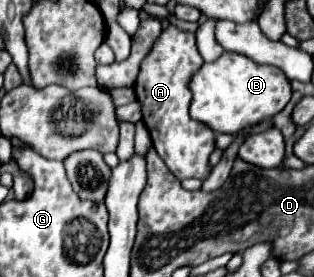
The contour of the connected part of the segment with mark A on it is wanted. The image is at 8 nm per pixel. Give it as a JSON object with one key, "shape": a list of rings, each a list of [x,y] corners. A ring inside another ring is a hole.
{"shape":[[[170,24],[166,30],[162,30],[160,38],[154,42],[150,56],[142,60],[140,74],[134,84],[136,100],[142,108],[142,120],[150,132],[152,146],[156,148],[158,156],[166,162],[168,170],[178,178],[198,178],[204,180],[210,174],[208,158],[214,150],[214,138],[216,134],[210,132],[204,124],[198,124],[190,118],[190,76],[204,64],[198,46],[196,36],[192,32],[184,32]]]}

